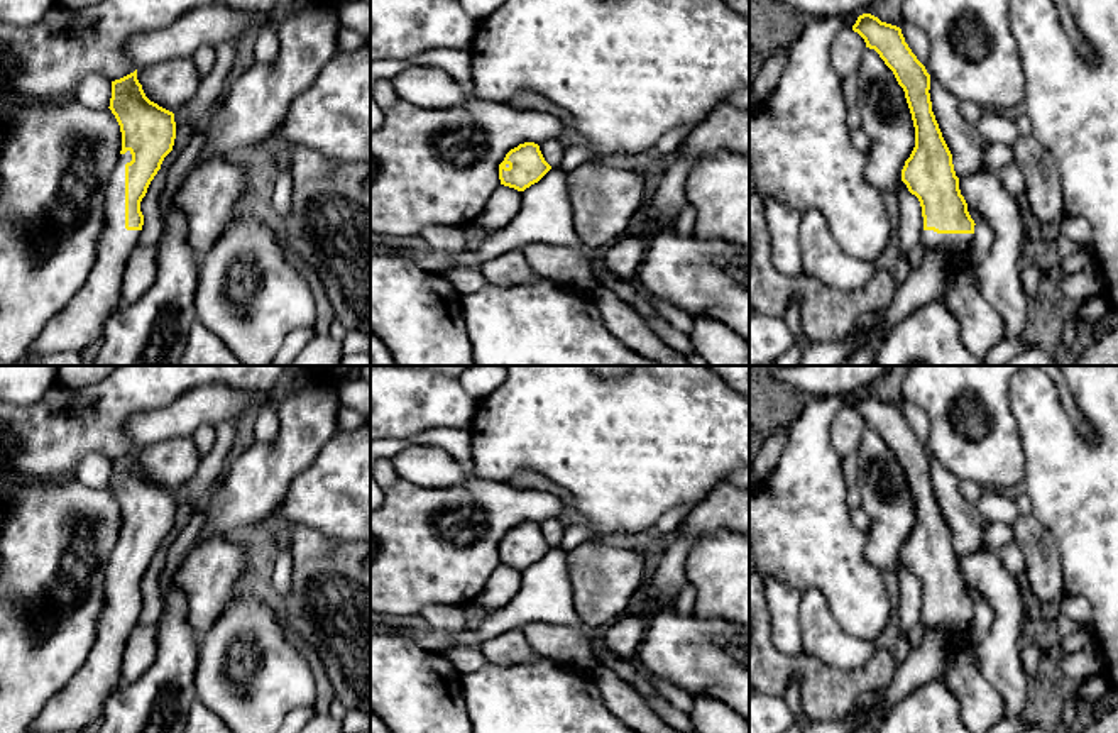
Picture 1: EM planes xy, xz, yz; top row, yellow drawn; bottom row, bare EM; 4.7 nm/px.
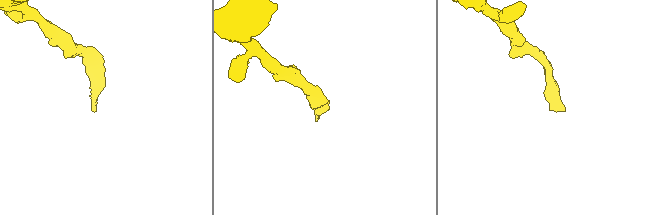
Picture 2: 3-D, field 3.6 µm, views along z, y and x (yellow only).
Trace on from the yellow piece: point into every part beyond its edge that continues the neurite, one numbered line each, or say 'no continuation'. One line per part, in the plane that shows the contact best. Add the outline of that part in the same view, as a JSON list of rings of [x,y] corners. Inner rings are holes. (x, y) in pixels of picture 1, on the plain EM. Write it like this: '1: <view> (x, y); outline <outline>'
1: xy (76, 705); outline [[[130,530],[120,533],[105,569],[105,604],[98,616],[98,635],[71,681],[44,704],[25,733],[83,733],[103,718],[105,701],[122,686],[122,660],[140,609],[125,608],[125,543]]]

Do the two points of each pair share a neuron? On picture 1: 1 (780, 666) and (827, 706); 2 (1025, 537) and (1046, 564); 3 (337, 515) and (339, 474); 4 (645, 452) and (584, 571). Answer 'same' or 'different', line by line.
1: same
2: same
3: same
4: different

